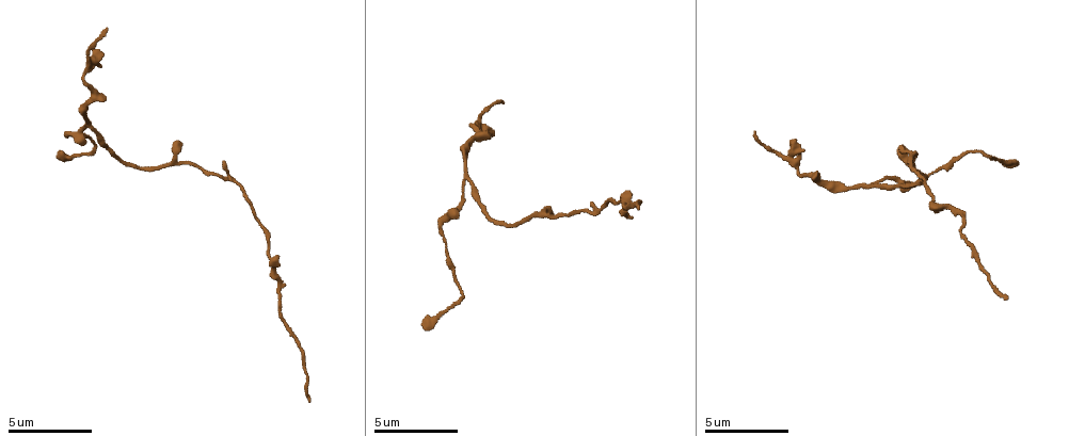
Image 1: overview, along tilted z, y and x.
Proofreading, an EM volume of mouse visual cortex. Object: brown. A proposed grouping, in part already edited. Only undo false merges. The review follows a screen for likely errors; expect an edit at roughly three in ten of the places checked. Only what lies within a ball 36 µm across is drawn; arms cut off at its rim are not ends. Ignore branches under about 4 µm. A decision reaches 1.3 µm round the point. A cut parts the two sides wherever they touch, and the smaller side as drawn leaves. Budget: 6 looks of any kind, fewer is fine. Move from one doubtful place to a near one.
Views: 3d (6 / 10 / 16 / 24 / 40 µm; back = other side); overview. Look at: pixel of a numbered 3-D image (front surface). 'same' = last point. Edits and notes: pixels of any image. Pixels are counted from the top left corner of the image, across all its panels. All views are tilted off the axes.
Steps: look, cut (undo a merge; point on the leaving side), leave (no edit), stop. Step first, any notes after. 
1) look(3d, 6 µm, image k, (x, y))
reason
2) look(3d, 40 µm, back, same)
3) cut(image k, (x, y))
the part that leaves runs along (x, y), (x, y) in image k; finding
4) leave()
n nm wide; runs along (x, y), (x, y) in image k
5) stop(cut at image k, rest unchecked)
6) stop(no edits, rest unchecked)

look(3d, 10 µm, image 1, (452, 305))
thick turns thin

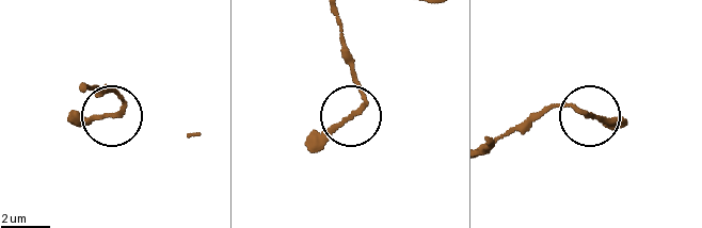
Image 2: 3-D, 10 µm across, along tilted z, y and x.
look(3d, 10 µm, back, image 2, (590, 116))
from behind

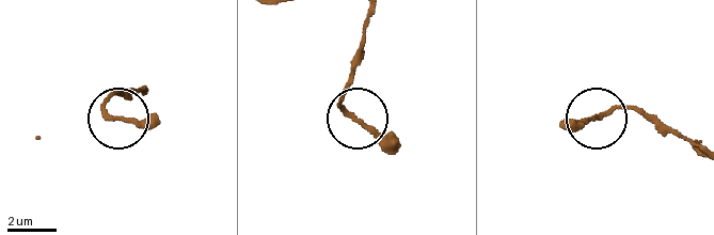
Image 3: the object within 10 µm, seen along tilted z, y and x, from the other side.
leave()
160 nm wide; runs along (369, 18), (362, 58), (342, 102), (394, 152) in image 3; one neuron here

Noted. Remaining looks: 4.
look(3d, 10 µm, image 1, (463, 184))
small branch off a trunk

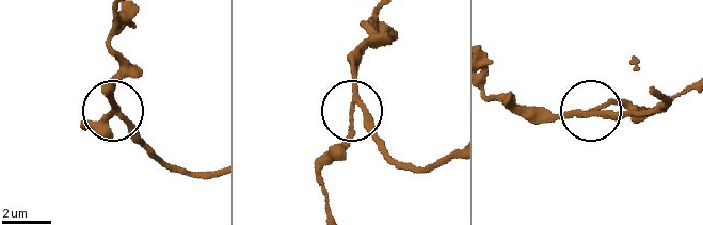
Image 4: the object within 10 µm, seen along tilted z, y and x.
leave()
runs along (652, 91), (667, 107), (520, 115) in image 4; continuous, no second neuron

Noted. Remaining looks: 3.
look(3d, 16 µm, image 1, (184, 164))
arms part here

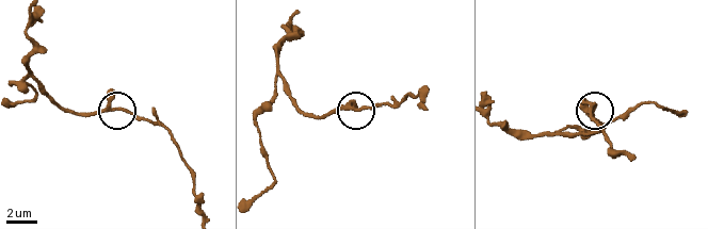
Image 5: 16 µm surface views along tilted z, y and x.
leave()
3 arms; runs along (116, 110), (160, 125) in image 5; one neuron here

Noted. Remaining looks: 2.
stop(no edits, rest unchecked)

